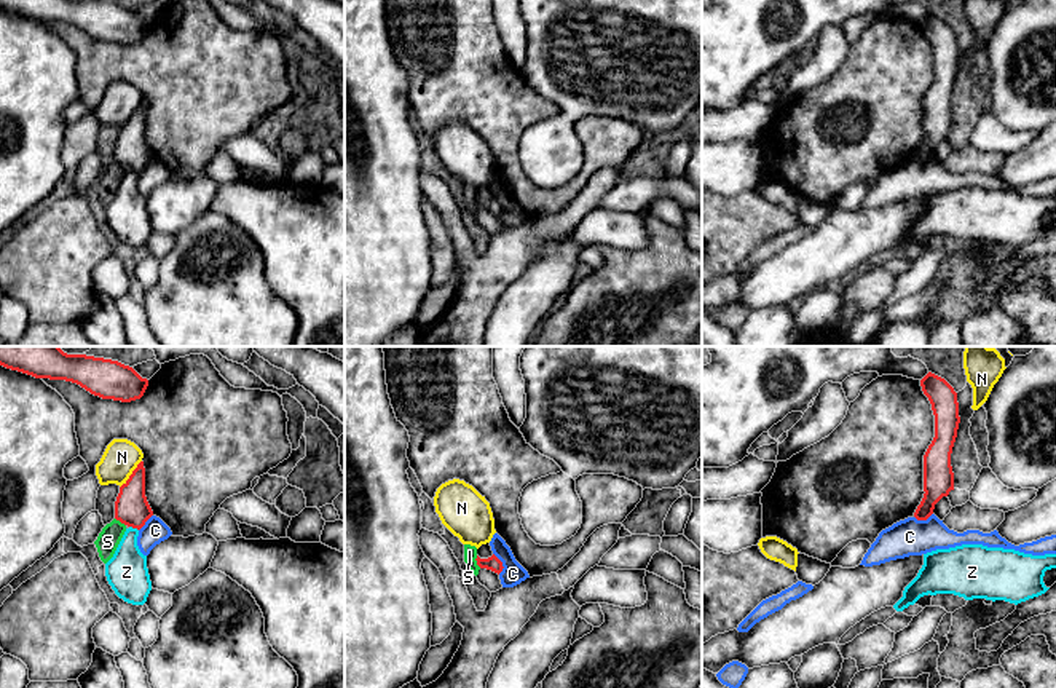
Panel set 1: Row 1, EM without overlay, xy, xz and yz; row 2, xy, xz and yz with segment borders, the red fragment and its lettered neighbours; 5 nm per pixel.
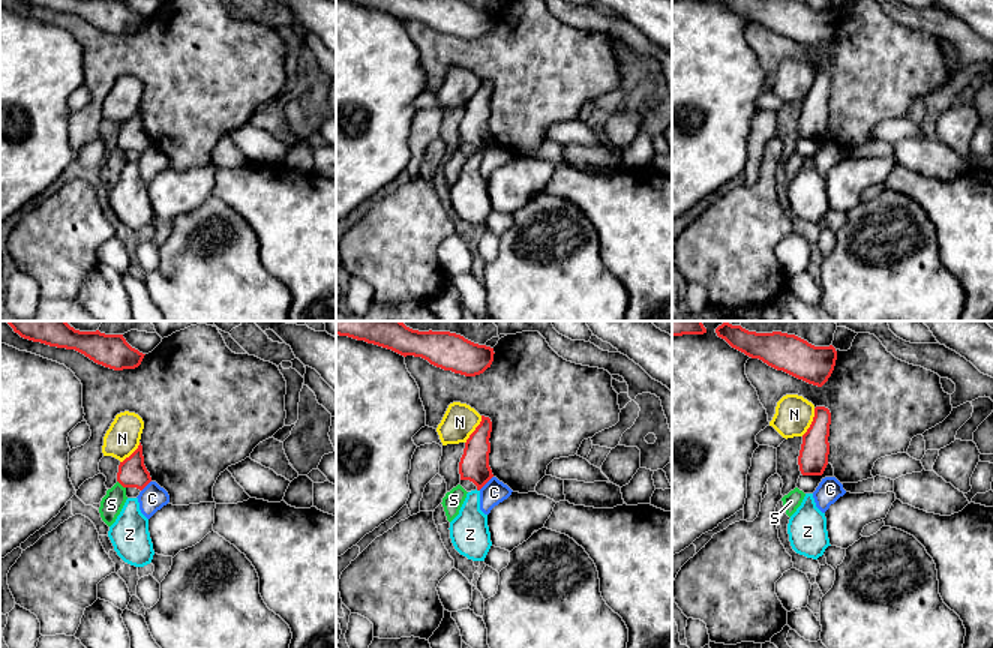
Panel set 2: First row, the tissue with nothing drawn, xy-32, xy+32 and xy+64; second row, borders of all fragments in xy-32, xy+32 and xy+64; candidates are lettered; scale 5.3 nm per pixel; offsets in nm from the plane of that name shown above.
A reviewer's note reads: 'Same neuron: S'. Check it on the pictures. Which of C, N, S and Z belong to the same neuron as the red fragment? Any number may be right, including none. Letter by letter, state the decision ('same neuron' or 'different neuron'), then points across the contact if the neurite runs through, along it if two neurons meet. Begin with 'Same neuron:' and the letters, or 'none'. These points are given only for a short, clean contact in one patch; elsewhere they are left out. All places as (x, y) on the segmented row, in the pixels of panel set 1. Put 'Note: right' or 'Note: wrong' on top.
Note: wrong
Same neuron: Z
C: different neuron; border xz (493, 553), (503, 567), (500, 573)
N: different neuron
S: different neuron; border xz (476, 556), (476, 562), (480, 567)
Z: same neuron; way xy (131, 508), (134, 511), (134, 527), (128, 543), (126, 572)

